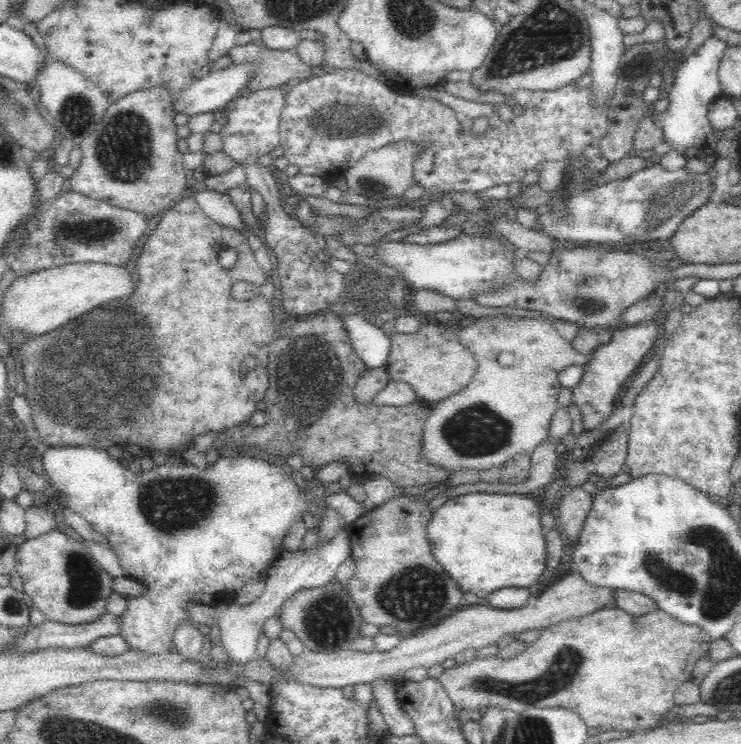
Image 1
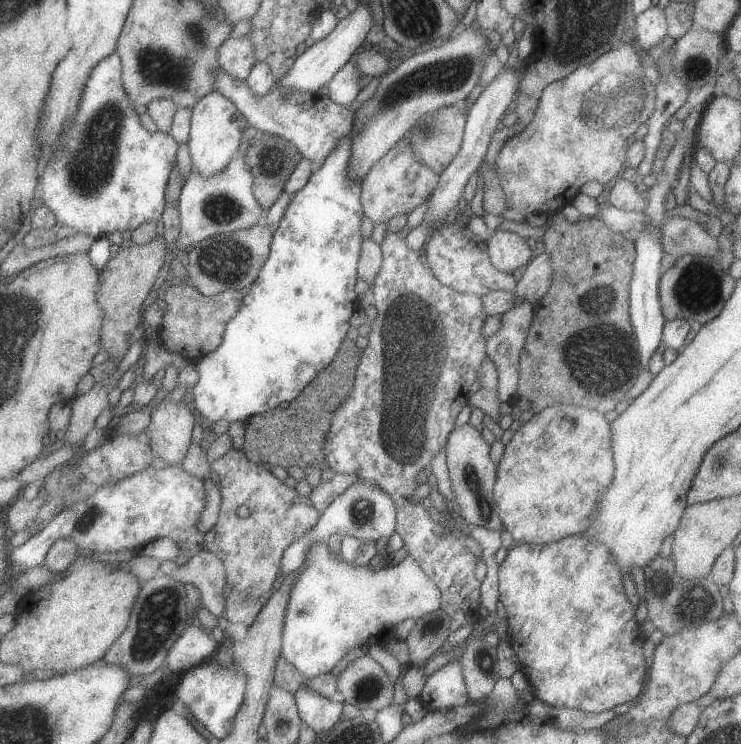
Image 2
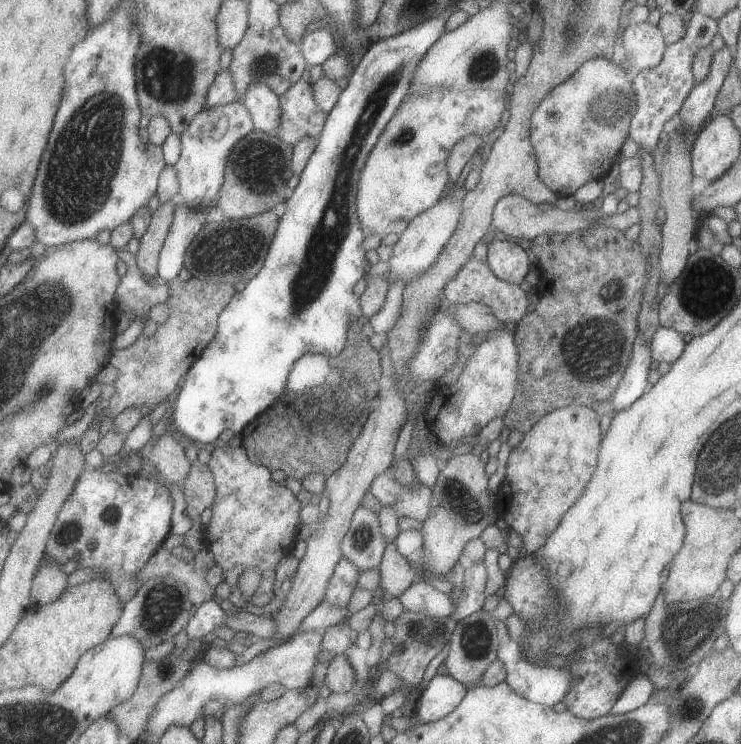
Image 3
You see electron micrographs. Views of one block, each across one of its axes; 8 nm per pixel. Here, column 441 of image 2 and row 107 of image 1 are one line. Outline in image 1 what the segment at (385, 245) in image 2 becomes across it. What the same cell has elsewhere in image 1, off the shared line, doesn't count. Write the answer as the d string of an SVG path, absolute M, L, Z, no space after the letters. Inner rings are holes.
M327 69L316 74L309 79L300 80L295 82L289 93L285 94L285 103L282 107L279 120L279 146L282 147L283 156L288 159L290 165L296 165L299 168L299 172L302 174L321 176L325 181L330 182L334 179L339 179L343 176L345 170L355 166L368 151L373 151L377 148L382 148L386 144L392 144L394 142L400 143L402 140L411 140L421 150L422 154L416 156L416 164L414 167L413 184L418 184L425 188L426 194L429 193L429 189L434 186L438 188L439 193L444 192L471 192L480 193L484 192L487 188L492 188L494 185L499 184L512 184L512 182L518 182L526 174L527 170L533 170L544 161L568 161L570 154L580 154L580 151L584 151L587 146L590 146L594 140L597 142L607 133L609 125L608 109L609 104L606 104L604 108L595 108L591 106L591 88L577 87L576 81L570 84L562 85L560 88L554 90L539 90L532 92L531 99L525 104L522 114L513 115L509 121L501 121L496 127L488 127L485 132L480 134L464 133L464 130L460 127L458 119L456 119L456 111L432 97L425 97L422 92L415 92L413 95L396 93L390 89L390 83L385 80L377 80L376 77L365 74L358 69L337 69L335 71Z

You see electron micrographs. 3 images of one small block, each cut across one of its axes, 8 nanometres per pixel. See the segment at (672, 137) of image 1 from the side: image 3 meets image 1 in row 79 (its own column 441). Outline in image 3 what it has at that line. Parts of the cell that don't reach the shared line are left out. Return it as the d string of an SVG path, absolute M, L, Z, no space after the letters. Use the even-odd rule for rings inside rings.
M436 674L424 689L412 712L418 723L436 722L452 714L467 693L467 686L454 677Z

